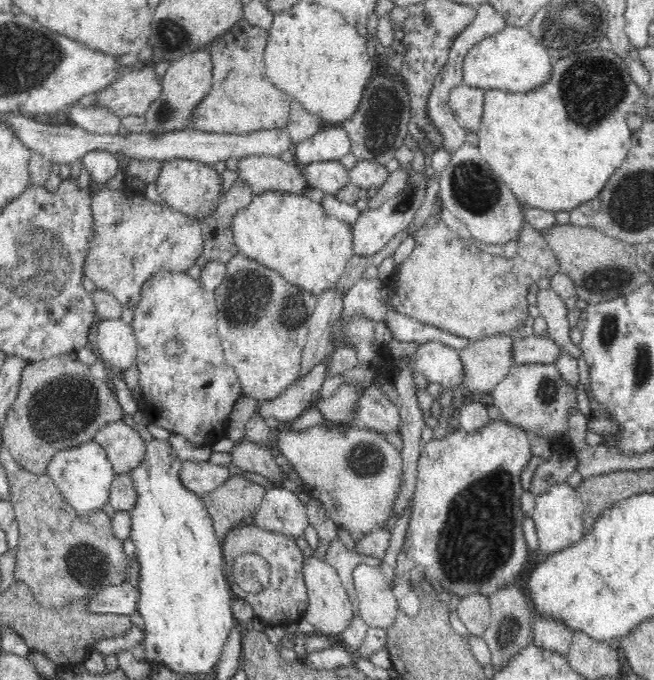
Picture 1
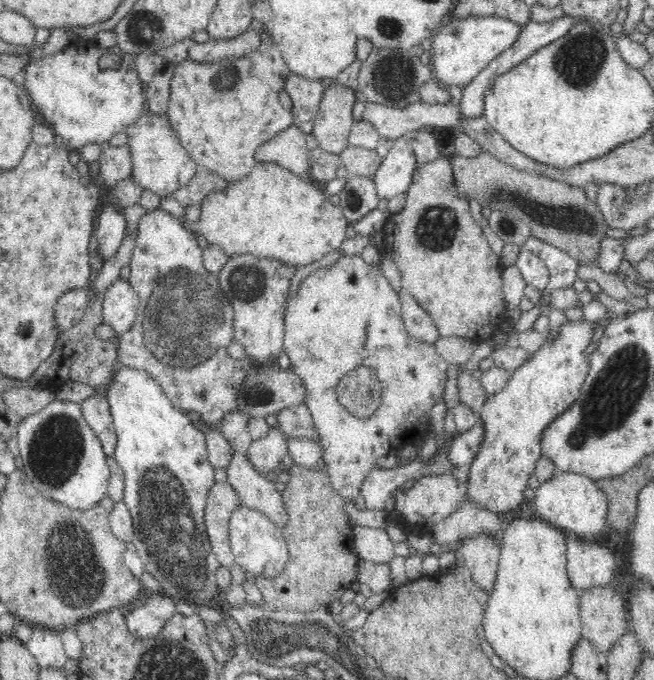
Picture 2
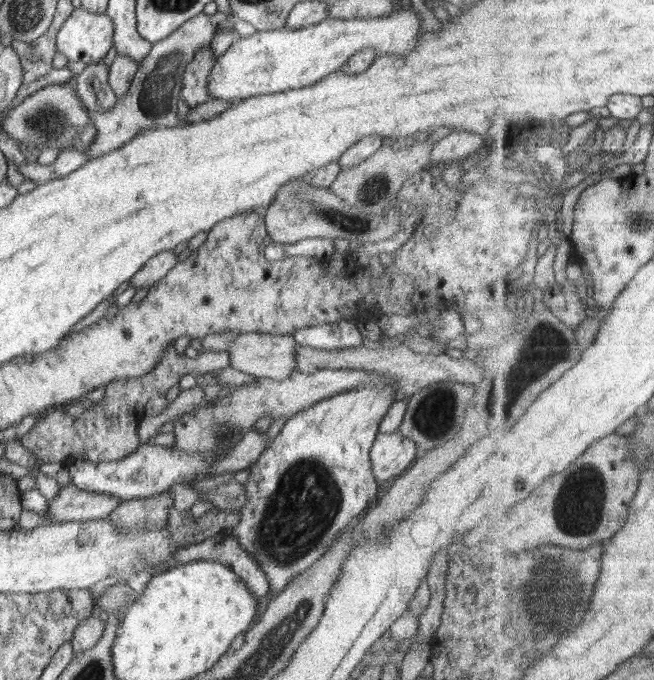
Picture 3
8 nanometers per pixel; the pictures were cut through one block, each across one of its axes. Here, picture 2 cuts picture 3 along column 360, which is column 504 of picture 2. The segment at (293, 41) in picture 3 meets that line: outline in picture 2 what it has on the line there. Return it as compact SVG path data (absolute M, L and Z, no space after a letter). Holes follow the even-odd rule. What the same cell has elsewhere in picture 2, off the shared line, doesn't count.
M470 16L462 20L447 20L432 37L430 68L434 80L445 86L468 86L492 60L518 40L522 27L496 16Z

